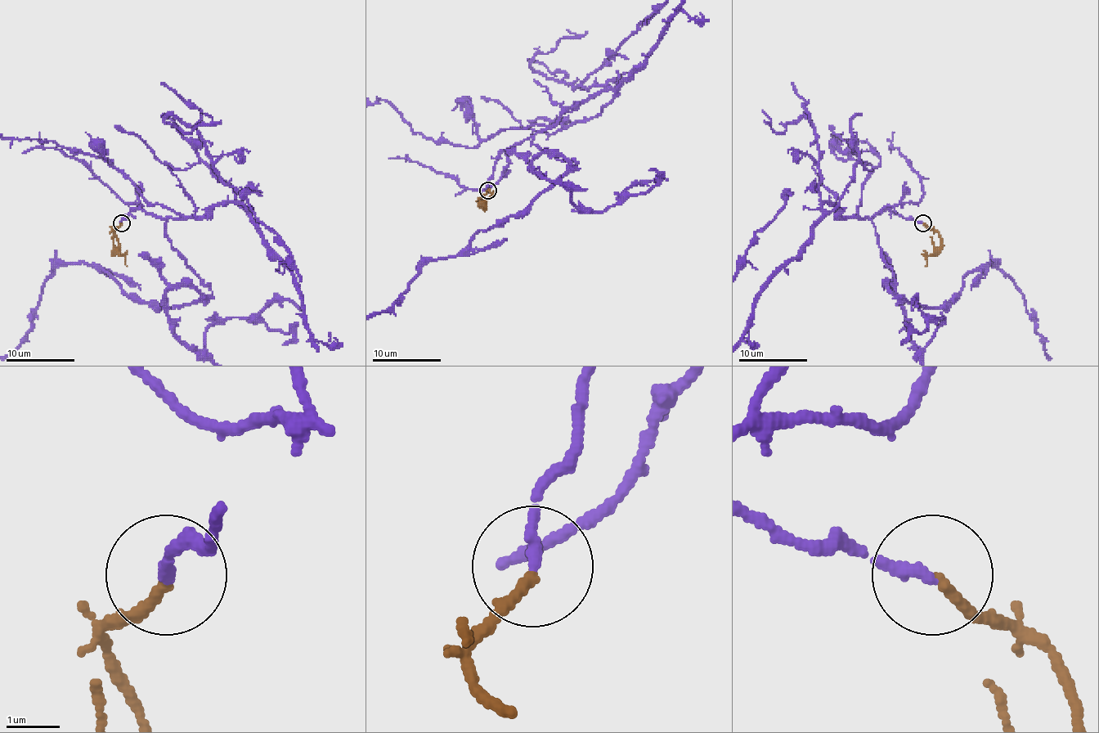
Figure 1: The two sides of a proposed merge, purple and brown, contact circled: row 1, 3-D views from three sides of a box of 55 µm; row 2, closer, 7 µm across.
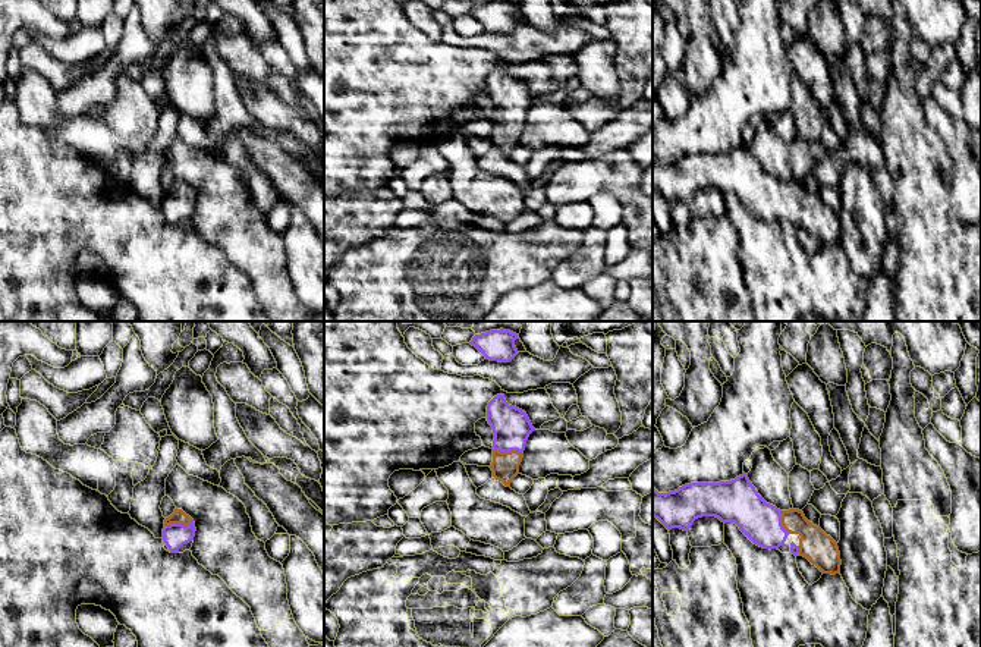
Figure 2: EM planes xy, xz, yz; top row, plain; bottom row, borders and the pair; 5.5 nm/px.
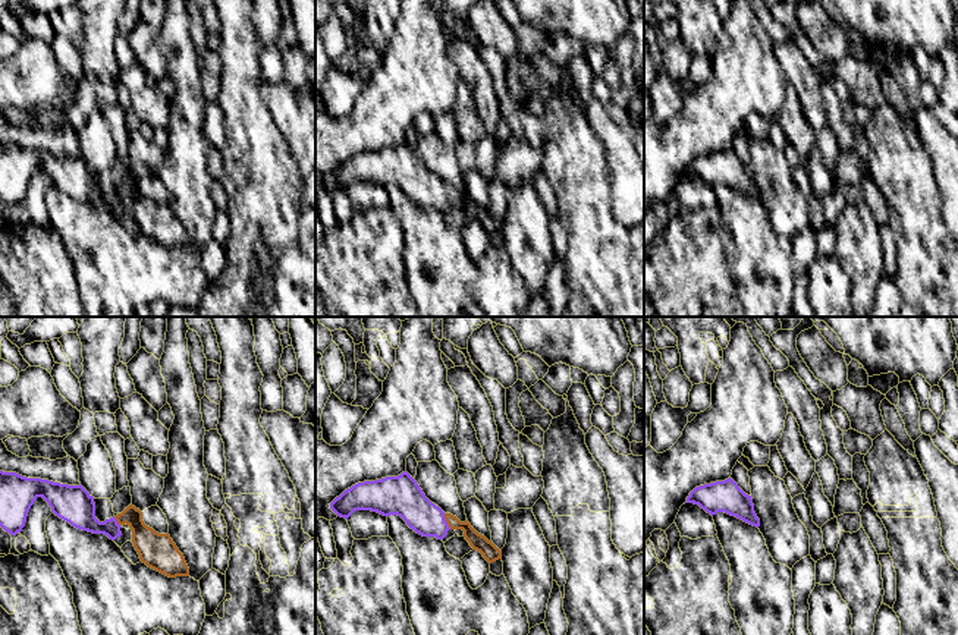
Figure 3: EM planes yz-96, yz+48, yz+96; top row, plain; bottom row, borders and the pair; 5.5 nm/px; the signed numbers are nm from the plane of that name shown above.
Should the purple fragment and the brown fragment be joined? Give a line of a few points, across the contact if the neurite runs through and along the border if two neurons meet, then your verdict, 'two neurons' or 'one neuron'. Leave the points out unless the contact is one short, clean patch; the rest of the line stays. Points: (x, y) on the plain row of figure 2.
line xy (175, 207), (178, 195), (178, 188); one neuron

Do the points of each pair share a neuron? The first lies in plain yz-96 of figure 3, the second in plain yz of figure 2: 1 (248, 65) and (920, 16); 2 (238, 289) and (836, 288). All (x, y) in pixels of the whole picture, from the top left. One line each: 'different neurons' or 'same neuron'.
1: different neurons
2: different neurons

